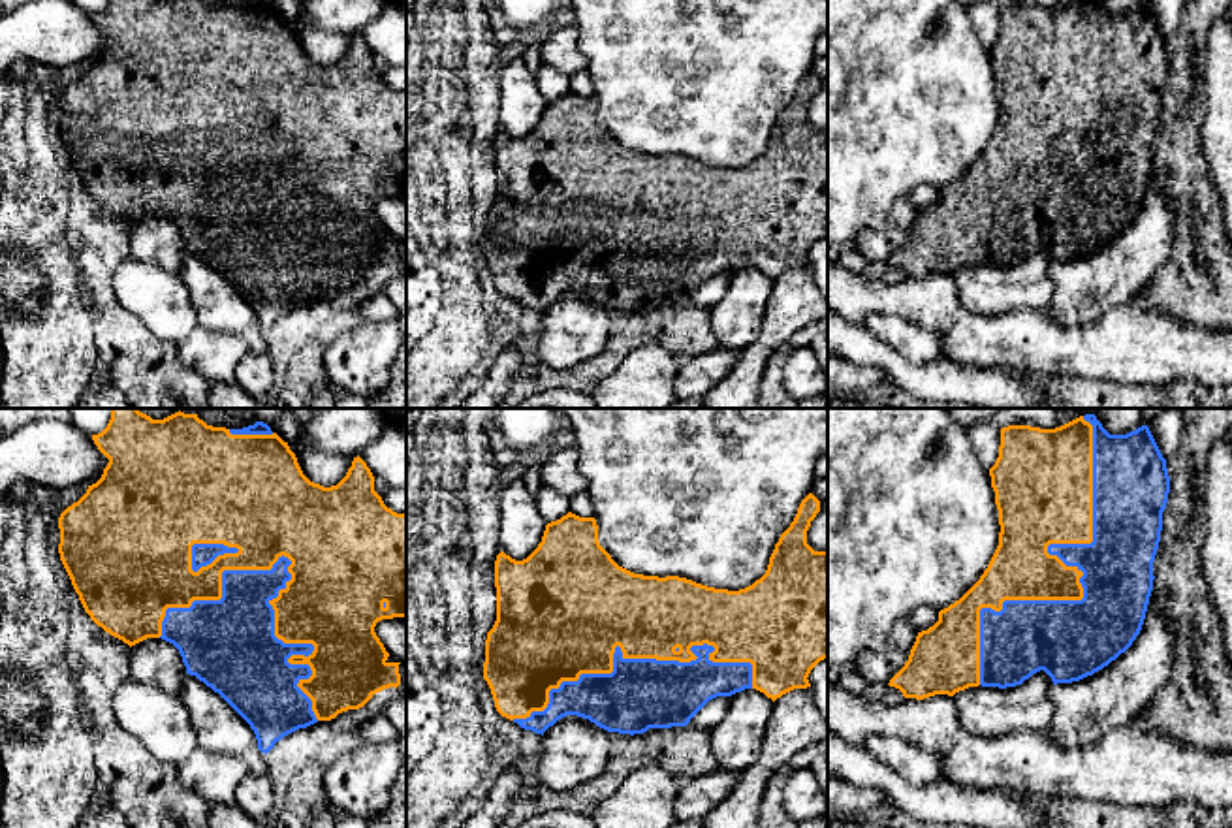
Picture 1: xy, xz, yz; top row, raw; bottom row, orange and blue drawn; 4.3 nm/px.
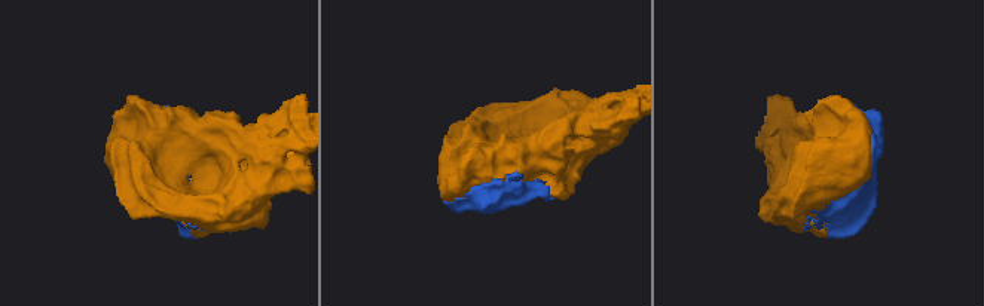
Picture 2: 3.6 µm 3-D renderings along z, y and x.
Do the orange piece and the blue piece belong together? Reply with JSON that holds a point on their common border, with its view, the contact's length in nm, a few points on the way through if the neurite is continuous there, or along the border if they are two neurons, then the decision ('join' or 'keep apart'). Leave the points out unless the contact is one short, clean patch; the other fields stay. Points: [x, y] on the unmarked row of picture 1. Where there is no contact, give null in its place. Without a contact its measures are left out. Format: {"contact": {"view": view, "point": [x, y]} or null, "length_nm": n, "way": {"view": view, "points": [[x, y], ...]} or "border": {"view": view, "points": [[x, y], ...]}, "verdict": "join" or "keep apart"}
{"contact": {"view": "xy", "point": [277, 175]}, "length_nm": 800, "verdict": "join"}

